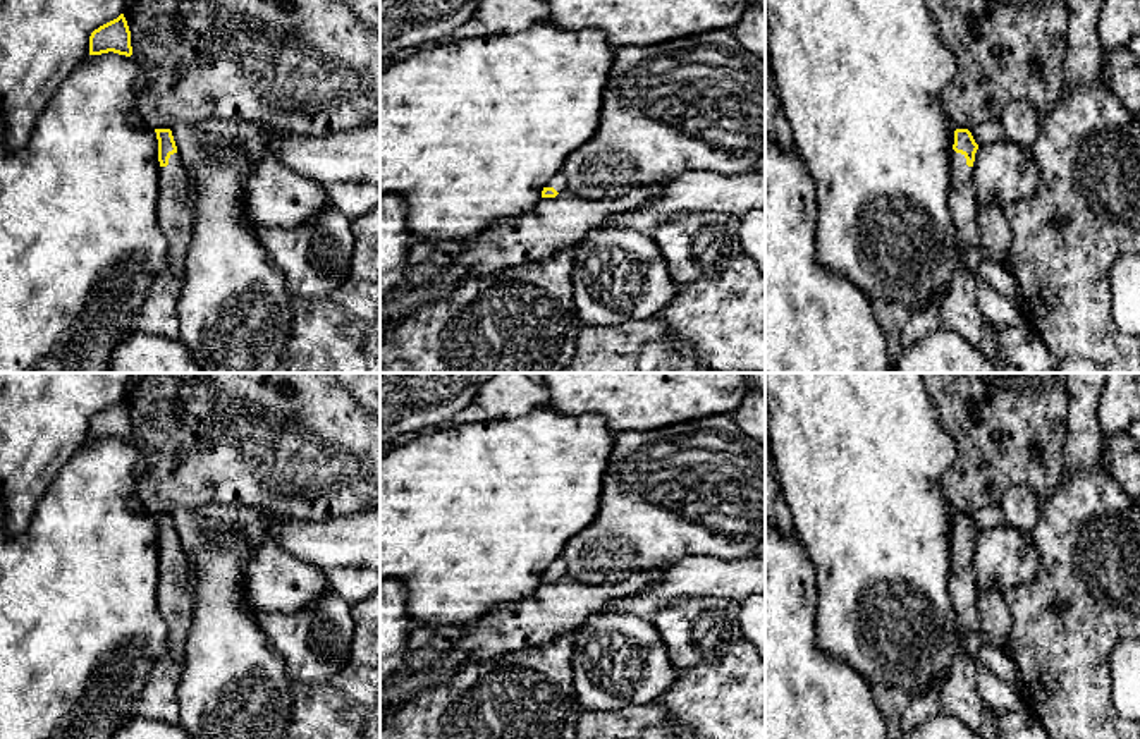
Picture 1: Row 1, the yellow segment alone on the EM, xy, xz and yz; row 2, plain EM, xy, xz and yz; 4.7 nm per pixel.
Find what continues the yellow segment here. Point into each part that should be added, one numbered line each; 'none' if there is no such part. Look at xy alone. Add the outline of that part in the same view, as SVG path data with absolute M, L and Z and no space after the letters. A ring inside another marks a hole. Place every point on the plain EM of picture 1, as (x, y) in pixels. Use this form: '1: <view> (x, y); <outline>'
1: xy (174, 593); M179 538L170 540L167 552L160 552L156 600L169 627L169 658L182 667L194 600L189 562Z

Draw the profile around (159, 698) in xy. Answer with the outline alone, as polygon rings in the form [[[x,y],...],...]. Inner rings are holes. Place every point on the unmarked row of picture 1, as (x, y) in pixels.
[[[162,658],[150,672],[146,684],[132,706],[136,717],[165,724],[179,722],[177,682],[182,667],[172,658]]]

